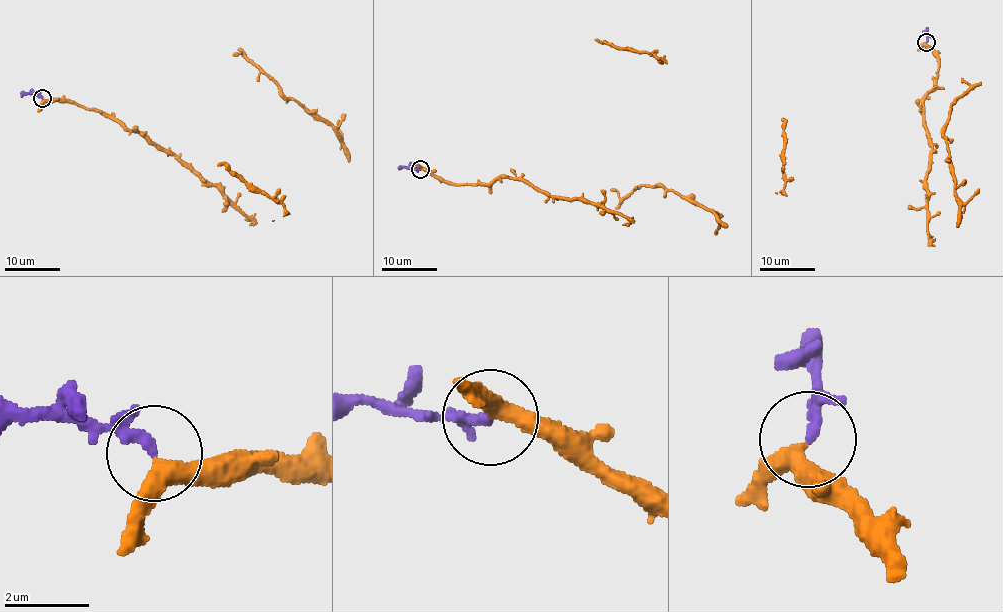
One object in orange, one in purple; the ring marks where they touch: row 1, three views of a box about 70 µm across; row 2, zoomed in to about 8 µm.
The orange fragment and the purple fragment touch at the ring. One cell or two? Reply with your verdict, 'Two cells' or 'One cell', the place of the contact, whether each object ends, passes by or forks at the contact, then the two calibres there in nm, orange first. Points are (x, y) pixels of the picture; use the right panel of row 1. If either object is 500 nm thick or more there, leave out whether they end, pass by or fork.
Two cells. Place: (926, 42). At the ring orange passes by. At the ring purple passes by. Thickness 360 nm (orange) against 180 nm

